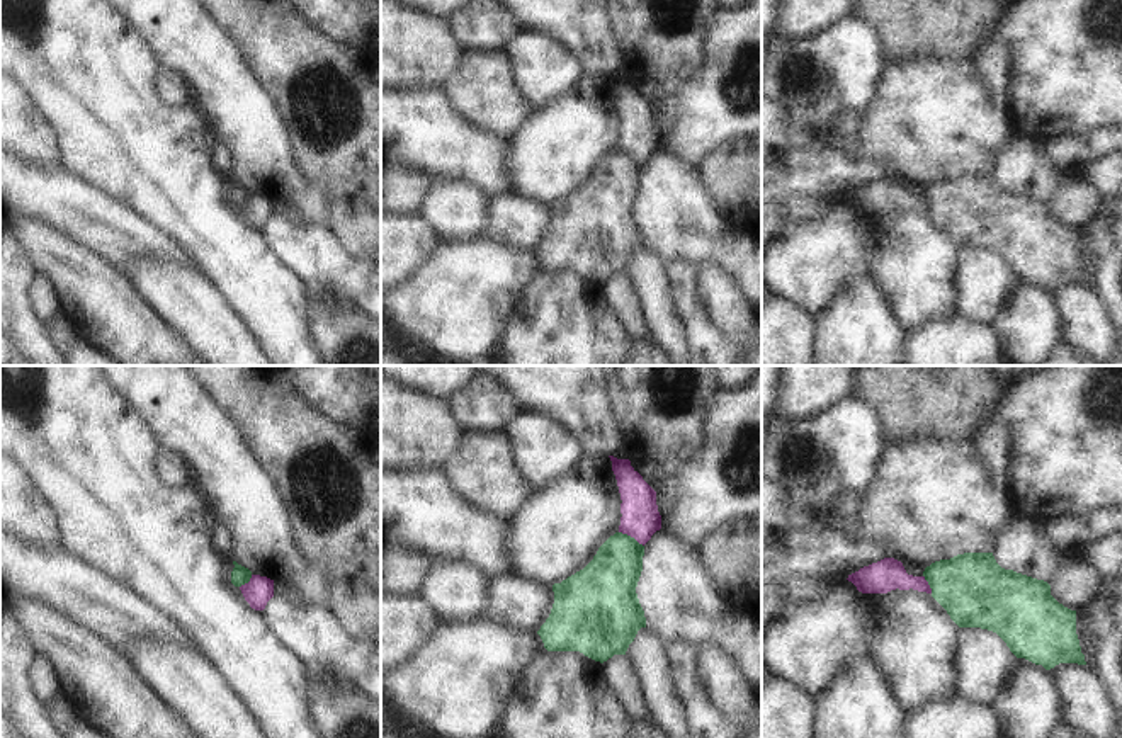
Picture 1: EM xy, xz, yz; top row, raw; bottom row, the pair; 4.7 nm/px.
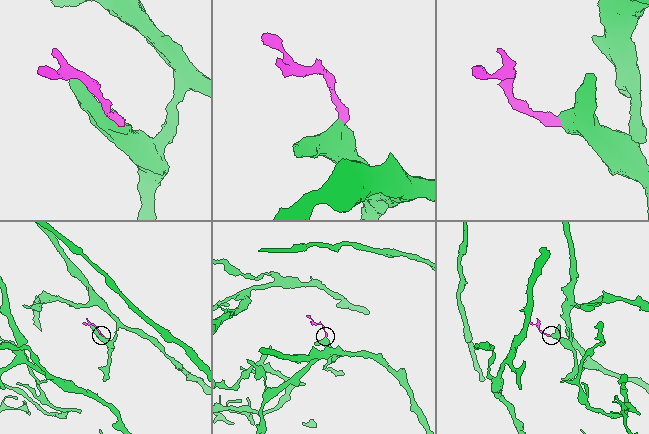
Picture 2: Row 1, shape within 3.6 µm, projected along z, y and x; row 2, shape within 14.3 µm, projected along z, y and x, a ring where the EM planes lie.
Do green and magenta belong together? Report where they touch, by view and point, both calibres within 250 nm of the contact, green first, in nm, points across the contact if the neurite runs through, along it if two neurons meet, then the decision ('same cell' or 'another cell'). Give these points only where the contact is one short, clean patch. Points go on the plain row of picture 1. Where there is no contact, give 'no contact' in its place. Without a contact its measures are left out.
meets green in xz at (629, 155); 280 nm thick on the green side, 180 nm on the other; border along xz (619, 150), (633, 155), (643, 165); another cell

